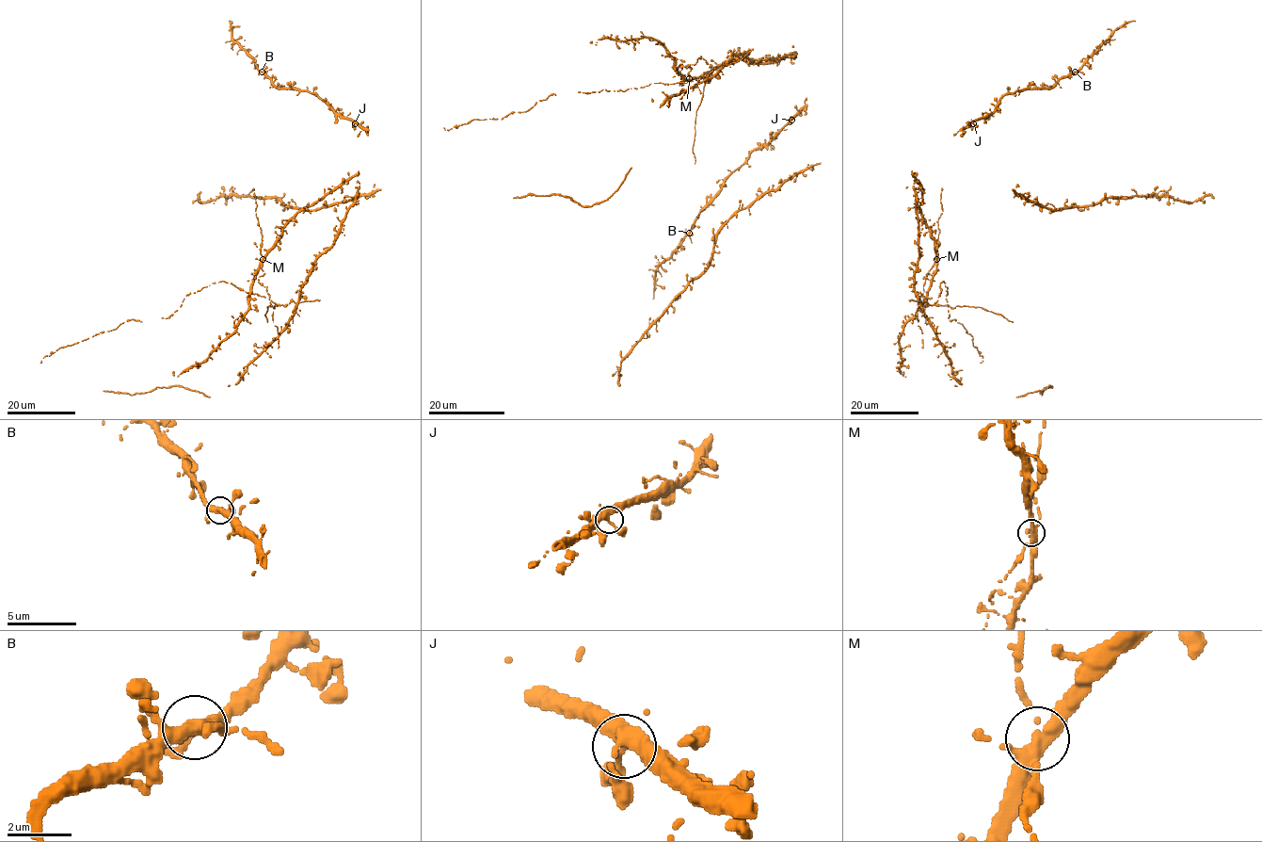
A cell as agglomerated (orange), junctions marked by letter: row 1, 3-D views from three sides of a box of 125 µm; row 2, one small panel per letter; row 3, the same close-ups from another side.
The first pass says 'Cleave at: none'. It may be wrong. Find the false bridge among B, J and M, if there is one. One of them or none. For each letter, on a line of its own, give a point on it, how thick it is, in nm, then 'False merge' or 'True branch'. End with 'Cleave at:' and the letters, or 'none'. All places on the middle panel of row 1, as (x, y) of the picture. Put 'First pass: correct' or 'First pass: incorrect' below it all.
B: Place: (689, 233). Thickness 360 nm. True branch
J: Place: (791, 120). Thickness 360 nm. True branch
M: Place: (689, 78). Thickness 360 nm. True branch
Cleave at: none
First pass: correct

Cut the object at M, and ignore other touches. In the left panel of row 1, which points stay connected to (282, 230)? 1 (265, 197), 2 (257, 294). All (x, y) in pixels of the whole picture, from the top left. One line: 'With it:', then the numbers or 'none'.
With it: 1, 2

